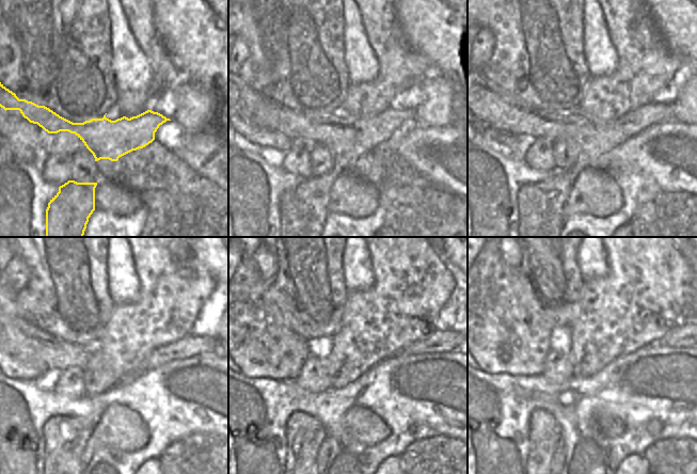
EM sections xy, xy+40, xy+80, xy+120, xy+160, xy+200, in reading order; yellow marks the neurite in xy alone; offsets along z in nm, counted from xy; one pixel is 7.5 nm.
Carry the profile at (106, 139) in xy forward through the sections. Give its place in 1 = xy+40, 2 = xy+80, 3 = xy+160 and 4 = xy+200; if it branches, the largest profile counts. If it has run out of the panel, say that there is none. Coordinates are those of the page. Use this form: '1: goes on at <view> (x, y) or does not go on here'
1: goes on at xy+40 (304, 208)
2: goes on at xy+80 (540, 205)
3: goes on at xy+160 (304, 435)
4: goes on at xy+200 (543, 431)

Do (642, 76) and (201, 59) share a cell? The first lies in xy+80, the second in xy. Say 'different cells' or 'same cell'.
different cells

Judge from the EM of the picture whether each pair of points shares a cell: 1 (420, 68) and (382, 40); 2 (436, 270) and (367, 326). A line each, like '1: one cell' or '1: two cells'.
1: one cell
2: one cell

